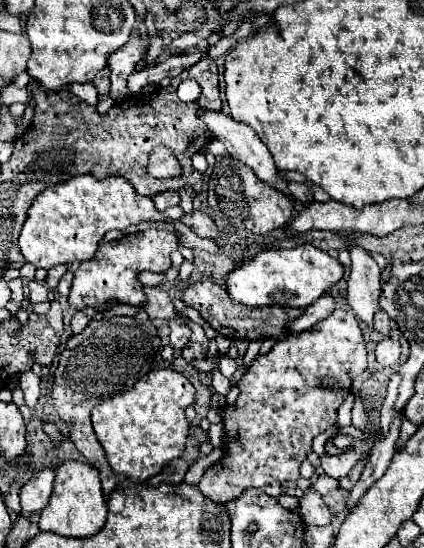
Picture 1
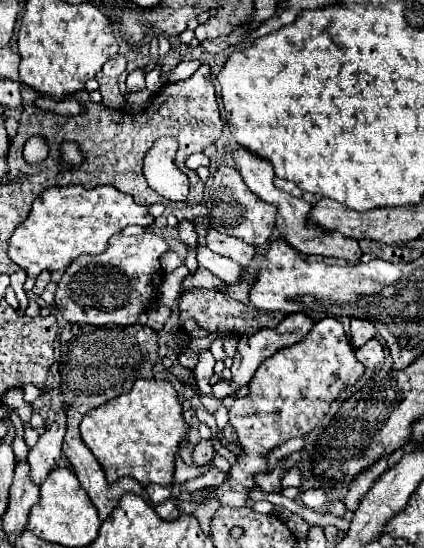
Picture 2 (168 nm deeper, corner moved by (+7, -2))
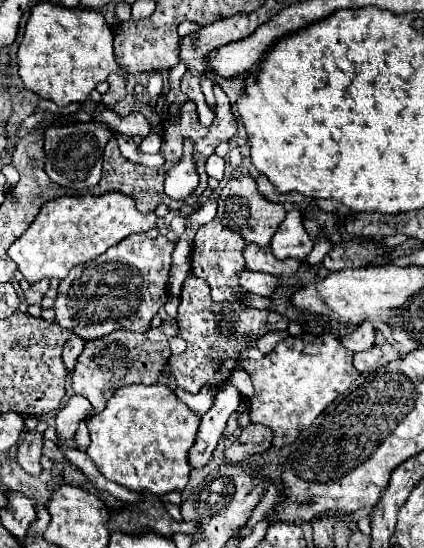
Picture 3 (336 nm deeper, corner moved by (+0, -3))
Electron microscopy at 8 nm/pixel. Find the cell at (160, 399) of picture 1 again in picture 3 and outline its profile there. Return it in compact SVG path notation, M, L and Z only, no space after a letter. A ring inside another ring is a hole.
M128 385L118 389L106 403L104 411L88 419L90 445L86 453L98 471L132 491L164 495L182 491L190 477L188 449L198 433L198 415L194 415L168 387Z

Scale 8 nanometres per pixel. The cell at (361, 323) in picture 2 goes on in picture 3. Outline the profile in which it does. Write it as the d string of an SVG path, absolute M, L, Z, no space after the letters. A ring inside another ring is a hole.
M364 321L358 329L354 329L352 333L348 333L344 337L340 337L340 343L346 349L350 349L352 353L358 353L358 351L366 351L374 345L374 335L376 335L374 327L368 321Z

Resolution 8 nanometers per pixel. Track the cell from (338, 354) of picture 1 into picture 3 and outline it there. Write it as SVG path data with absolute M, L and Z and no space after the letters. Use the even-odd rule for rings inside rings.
M328 333L328 335L322 335L322 337L308 337L306 343L302 345L302 335L288 335L284 337L272 353L264 355L262 359L254 361L254 359L240 359L238 361L238 367L244 369L250 379L252 379L252 385L254 385L254 397L250 399L250 417L254 423L262 423L262 425L268 425L272 427L274 431L274 447L284 447L284 445L290 445L296 441L296 437L308 429L314 419L342 393L346 391L352 381L360 375L356 371L356 367L352 365L352 355L348 349L344 349L344 345L340 345L340 341ZM282 363L316 363L316 365L282 365Z

